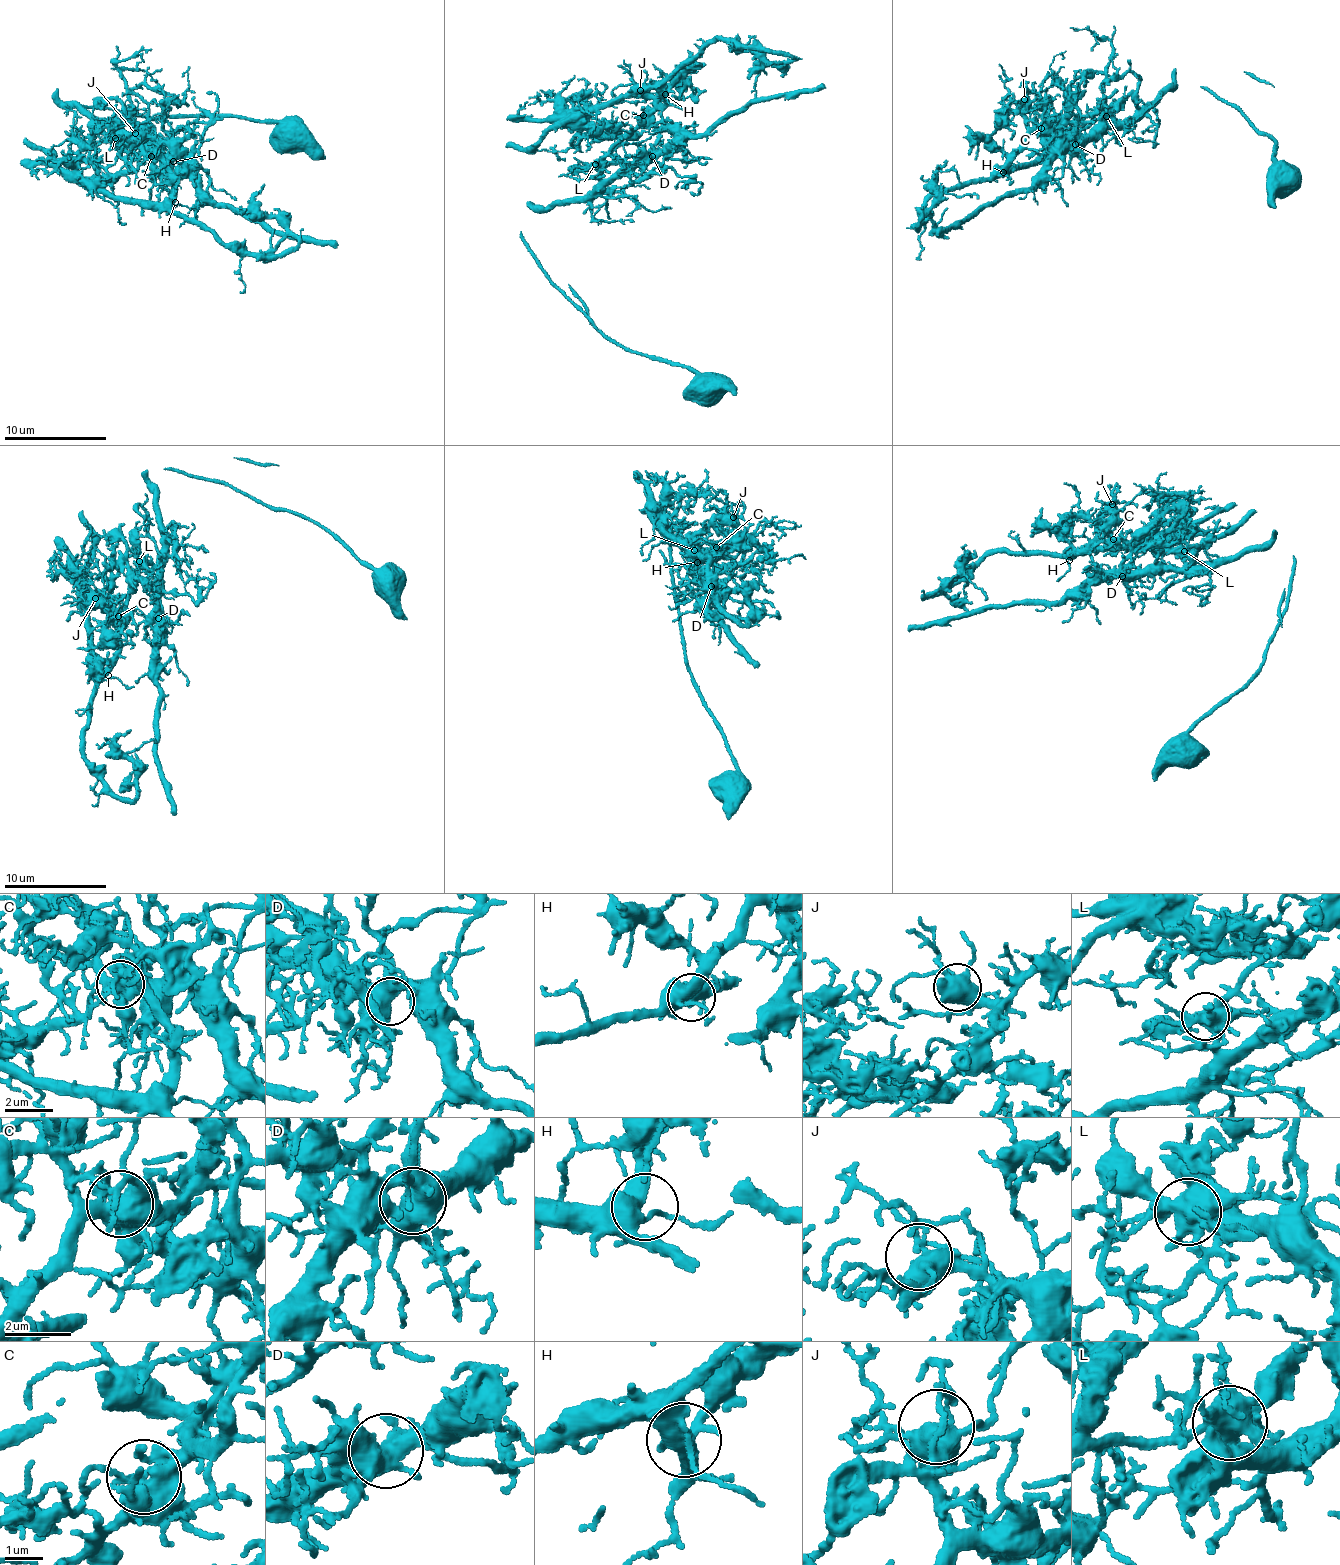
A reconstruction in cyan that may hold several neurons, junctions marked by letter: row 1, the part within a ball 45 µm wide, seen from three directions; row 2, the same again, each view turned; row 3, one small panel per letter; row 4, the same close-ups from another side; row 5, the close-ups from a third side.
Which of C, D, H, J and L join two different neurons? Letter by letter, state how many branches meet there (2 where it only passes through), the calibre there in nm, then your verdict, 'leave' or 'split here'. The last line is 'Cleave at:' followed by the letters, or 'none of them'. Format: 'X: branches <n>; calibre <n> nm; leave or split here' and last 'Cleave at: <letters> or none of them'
C: branches 7; calibre 500 nm; split here
D: branches 4; calibre 550 nm; leave
H: branches 4; calibre 420 nm; leave
J: branches 6; calibre 550 nm; leave
L: branches 9; calibre 550 nm; split here
Cleave at: C, L

